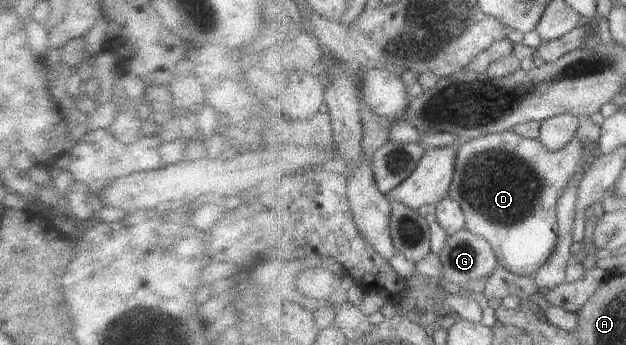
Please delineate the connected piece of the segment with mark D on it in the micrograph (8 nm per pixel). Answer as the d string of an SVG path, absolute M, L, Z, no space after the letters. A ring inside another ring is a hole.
M514 129L505 131L505 134L481 136L471 142L466 140L457 160L457 172L450 197L458 200L469 214L466 228L491 242L501 265L516 274L534 277L560 245L561 198L573 182L586 176L599 156L600 142L582 139L579 134L565 149L559 151L548 150L540 138L523 138Z

